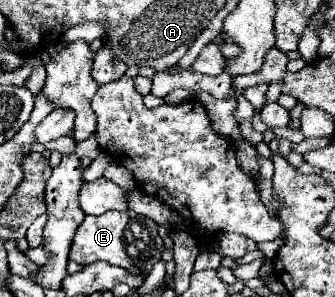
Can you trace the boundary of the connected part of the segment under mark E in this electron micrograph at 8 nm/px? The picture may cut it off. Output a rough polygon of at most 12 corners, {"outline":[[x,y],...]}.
{"outline":[[137,214],[86,215],[70,259],[148,275],[162,259],[158,231]]}

